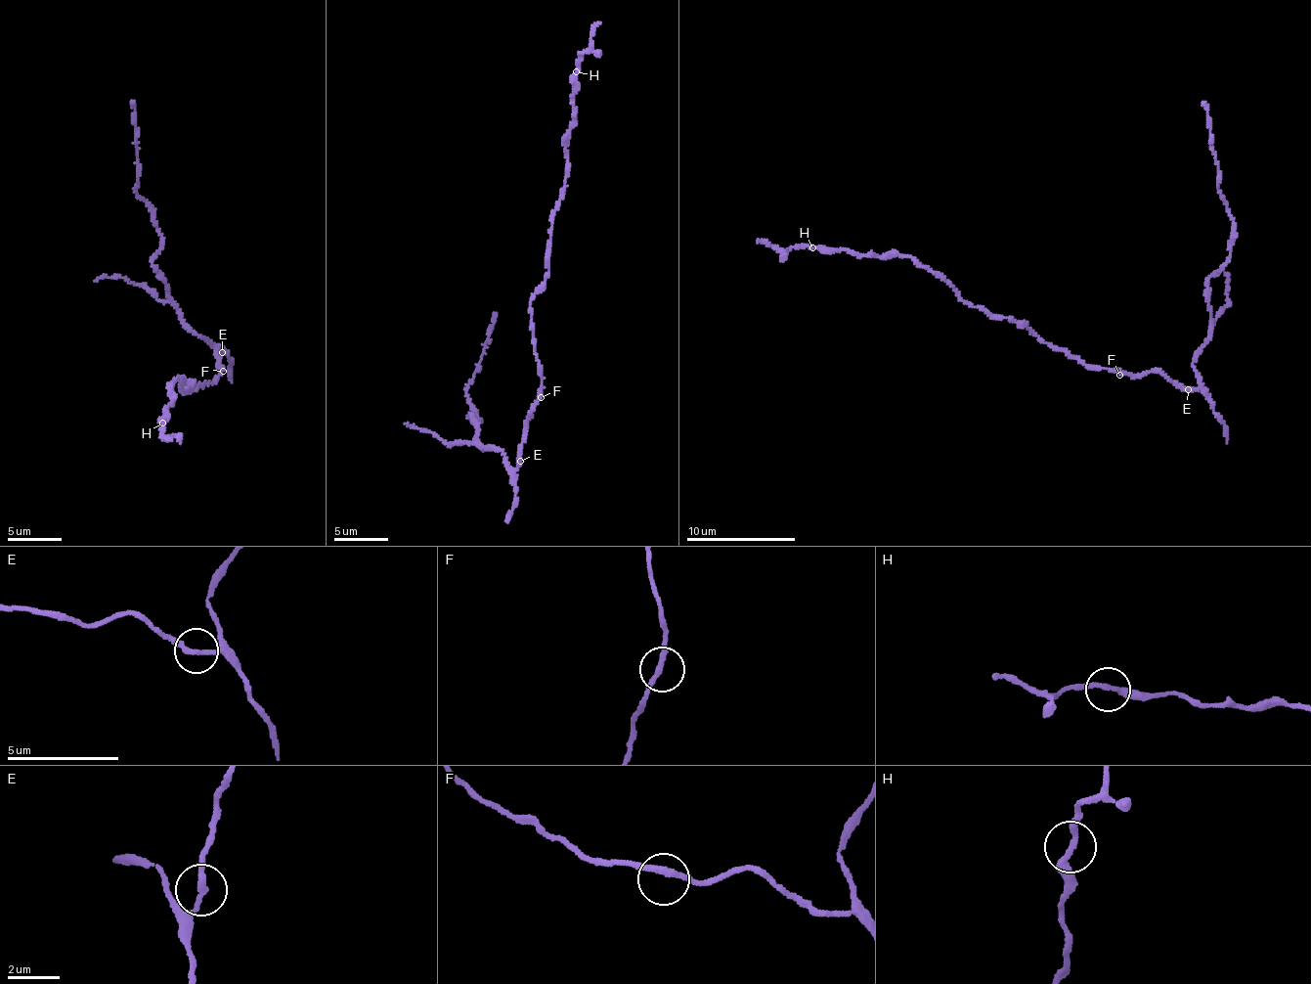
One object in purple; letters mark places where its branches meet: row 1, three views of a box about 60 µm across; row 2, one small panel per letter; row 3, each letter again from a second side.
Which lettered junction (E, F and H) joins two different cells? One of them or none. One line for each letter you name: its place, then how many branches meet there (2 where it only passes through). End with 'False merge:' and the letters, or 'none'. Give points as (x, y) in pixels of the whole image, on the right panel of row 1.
False merge: none

